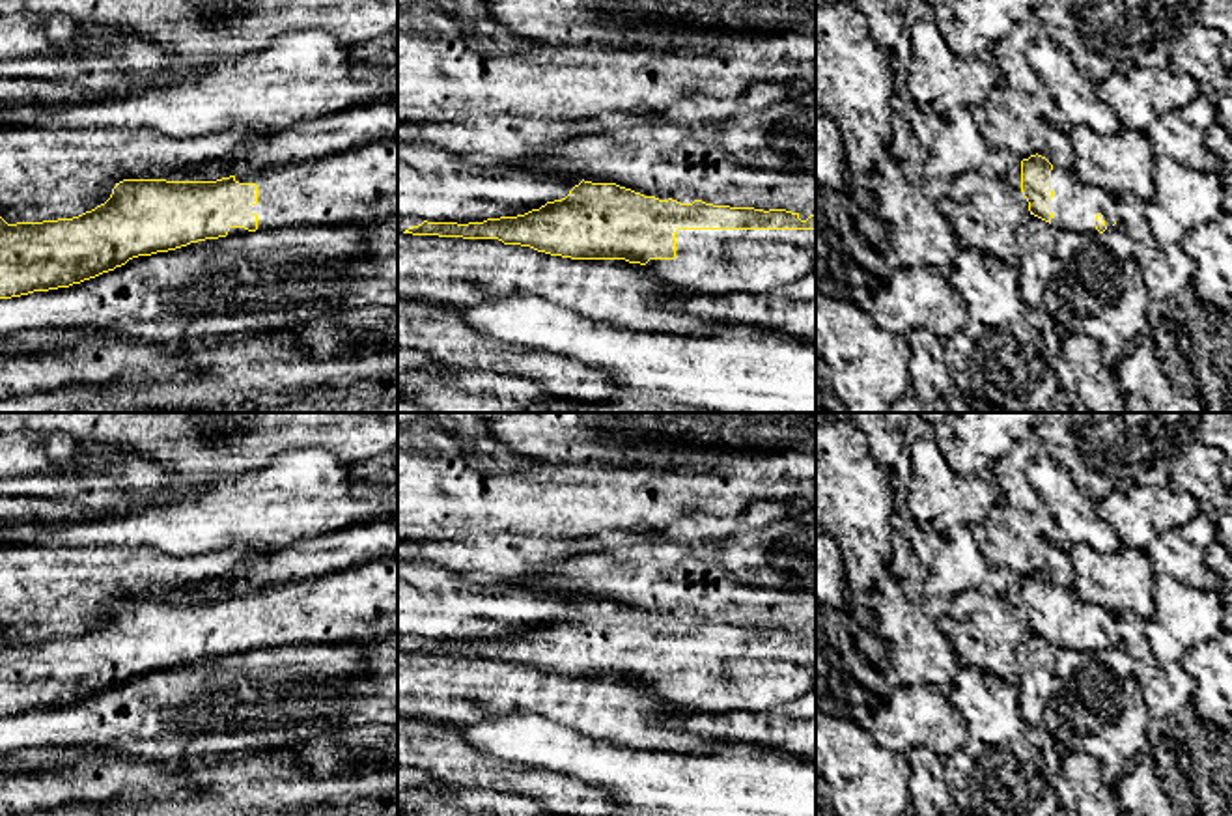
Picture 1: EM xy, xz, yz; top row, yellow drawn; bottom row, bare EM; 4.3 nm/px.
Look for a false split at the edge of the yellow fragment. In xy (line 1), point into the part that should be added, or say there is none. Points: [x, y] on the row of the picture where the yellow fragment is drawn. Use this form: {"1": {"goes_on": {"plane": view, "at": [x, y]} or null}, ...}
{"1": {"goes_on": {"plane": "xy", "at": [361, 185]}}}

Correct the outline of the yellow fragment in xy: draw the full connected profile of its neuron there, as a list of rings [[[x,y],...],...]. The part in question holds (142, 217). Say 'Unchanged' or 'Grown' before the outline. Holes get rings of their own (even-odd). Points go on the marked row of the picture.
Grown. [[[398,136],[287,166],[217,181],[123,179],[110,198],[73,218],[7,224],[0,217],[0,299],[69,288],[138,256],[256,230],[338,226],[398,215]]]

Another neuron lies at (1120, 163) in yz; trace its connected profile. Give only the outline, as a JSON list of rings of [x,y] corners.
[[[1070,125],[1068,138],[1073,148],[1073,172],[1085,185],[1094,185],[1109,196],[1126,192],[1144,202],[1155,196],[1155,155],[1146,133],[1122,127],[1116,134],[1103,136],[1086,125]]]

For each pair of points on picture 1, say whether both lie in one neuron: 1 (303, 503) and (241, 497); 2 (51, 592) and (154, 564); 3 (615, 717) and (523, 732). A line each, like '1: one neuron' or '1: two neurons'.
1: one neuron
2: one neuron
3: two neurons

